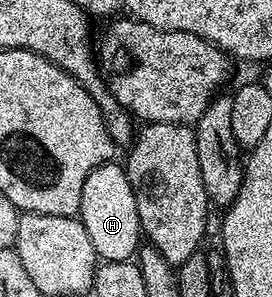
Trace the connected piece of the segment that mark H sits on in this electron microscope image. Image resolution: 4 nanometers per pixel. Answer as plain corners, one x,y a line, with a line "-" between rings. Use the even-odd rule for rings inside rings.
116,164
99,165
90,171
90,175
86,175
86,184
82,186
82,203
78,216
101,262
133,260
142,245
138,203
134,199
128,170
123,164

